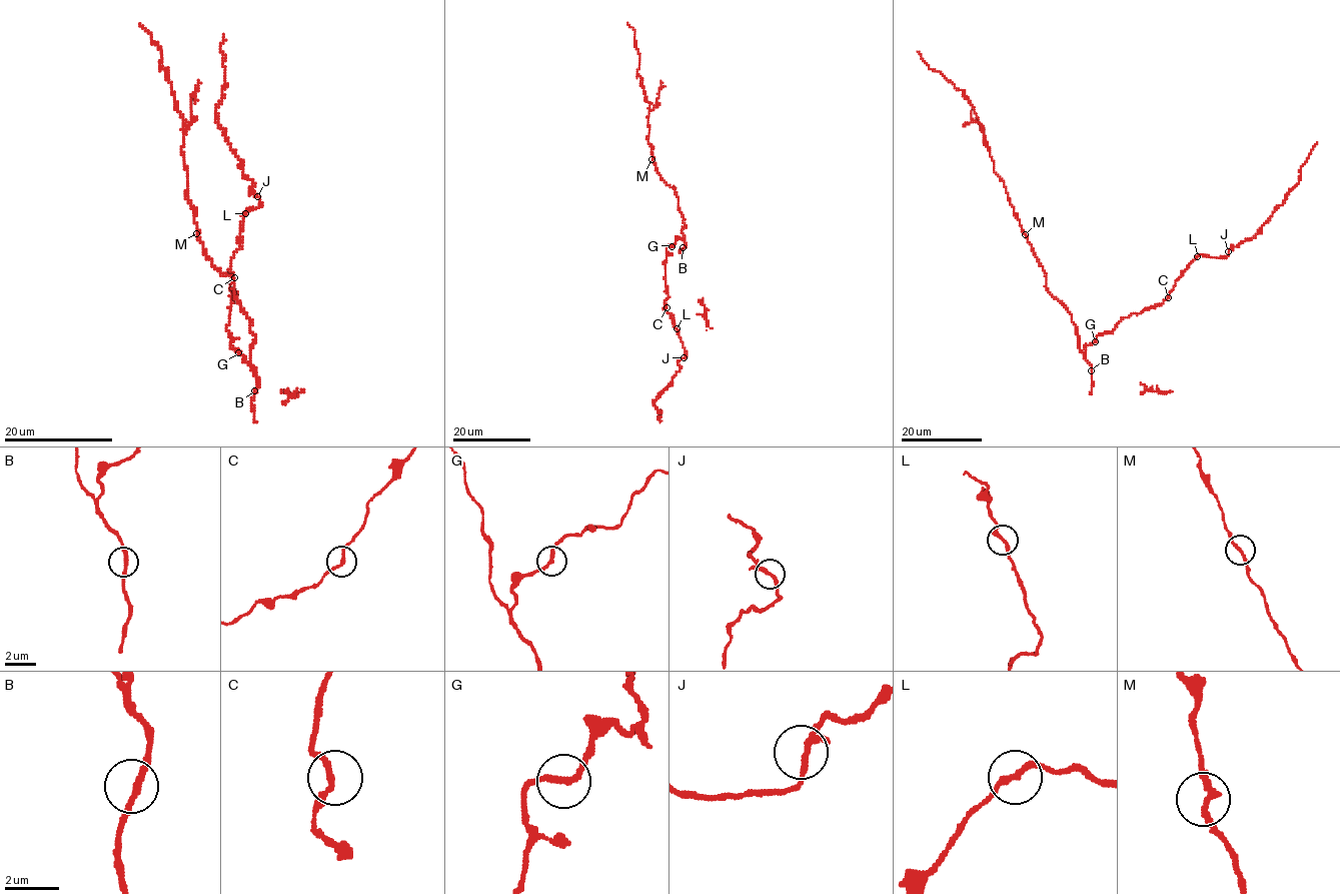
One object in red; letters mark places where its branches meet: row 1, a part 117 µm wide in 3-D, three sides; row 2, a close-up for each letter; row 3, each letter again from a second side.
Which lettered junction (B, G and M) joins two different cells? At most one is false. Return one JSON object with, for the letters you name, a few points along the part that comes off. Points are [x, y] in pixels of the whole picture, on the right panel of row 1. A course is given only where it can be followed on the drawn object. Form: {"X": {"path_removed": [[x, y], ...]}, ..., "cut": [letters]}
{"cut": []}

